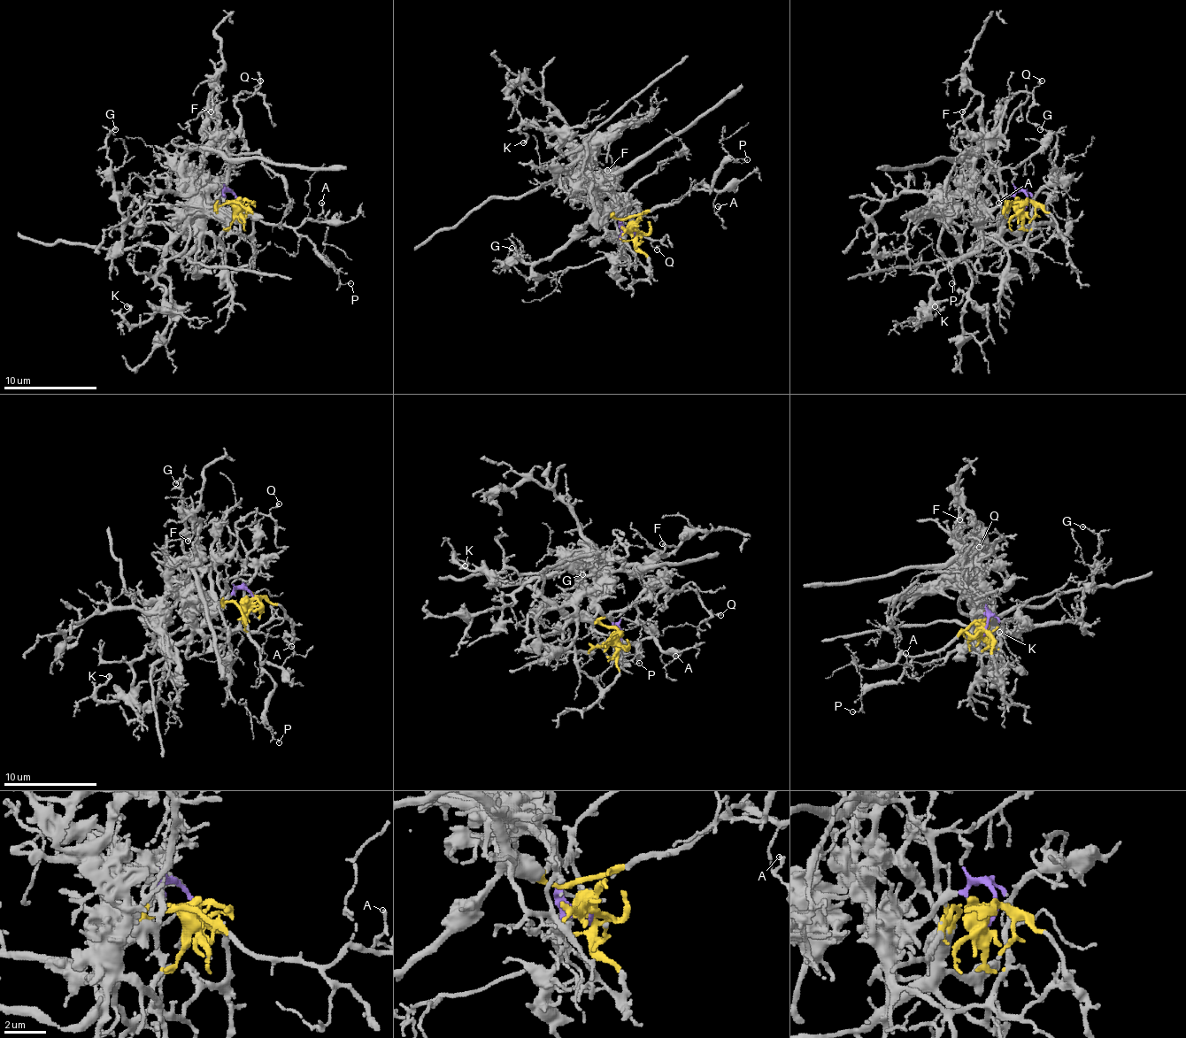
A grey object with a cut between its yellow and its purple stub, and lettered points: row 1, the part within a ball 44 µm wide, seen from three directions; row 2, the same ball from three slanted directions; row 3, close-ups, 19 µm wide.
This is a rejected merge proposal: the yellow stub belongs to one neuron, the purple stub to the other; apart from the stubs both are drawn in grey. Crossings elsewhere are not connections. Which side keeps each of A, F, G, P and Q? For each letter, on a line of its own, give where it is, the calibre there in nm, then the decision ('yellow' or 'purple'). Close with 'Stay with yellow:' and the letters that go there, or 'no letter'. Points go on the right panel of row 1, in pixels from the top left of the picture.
A: place (998, 203); calibre 80 nm; yellow
F: place (962, 111); calibre 140 nm; purple
G: place (1040, 129); calibre 90 nm; yellow
P: place (951, 283); calibre 70 nm; yellow
Q: place (1042, 80); calibre 160 nm; purple
Stay with yellow: A, G, P

